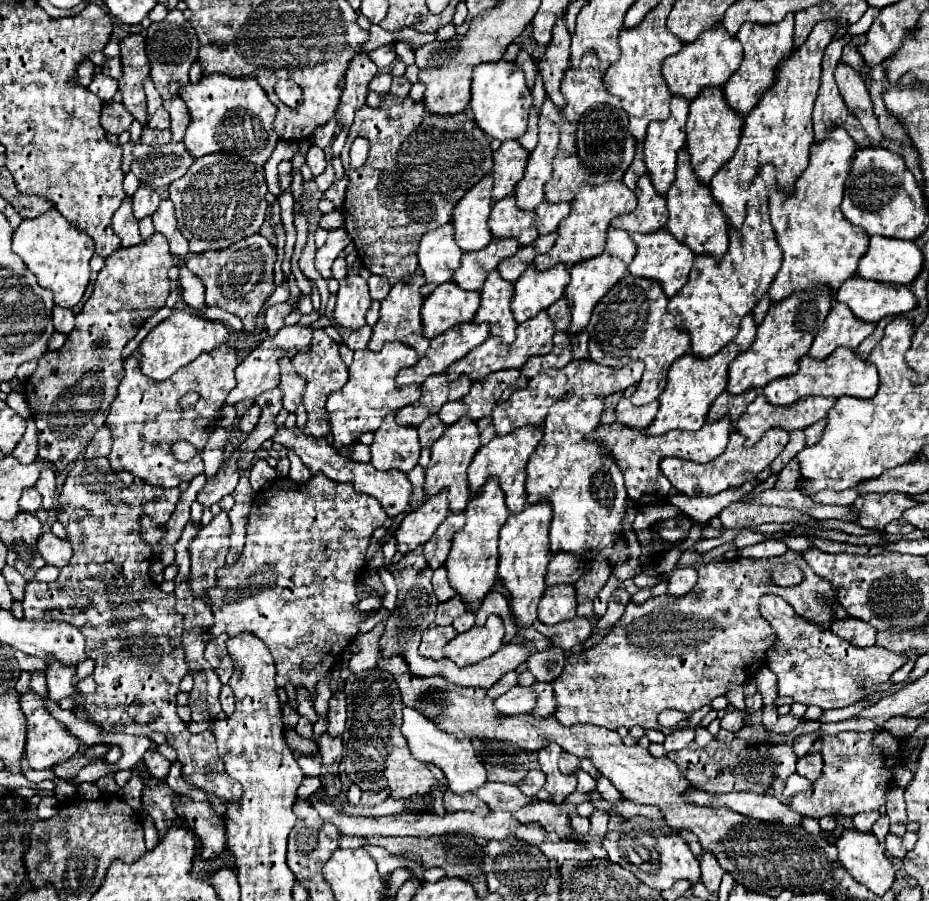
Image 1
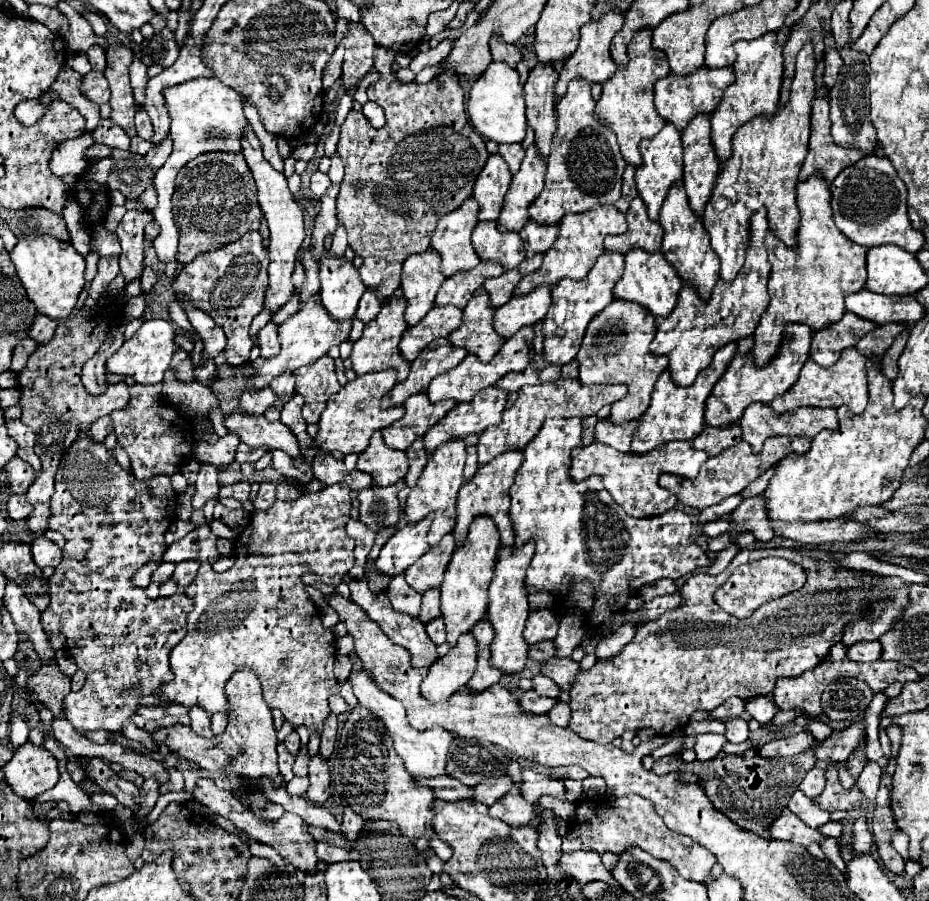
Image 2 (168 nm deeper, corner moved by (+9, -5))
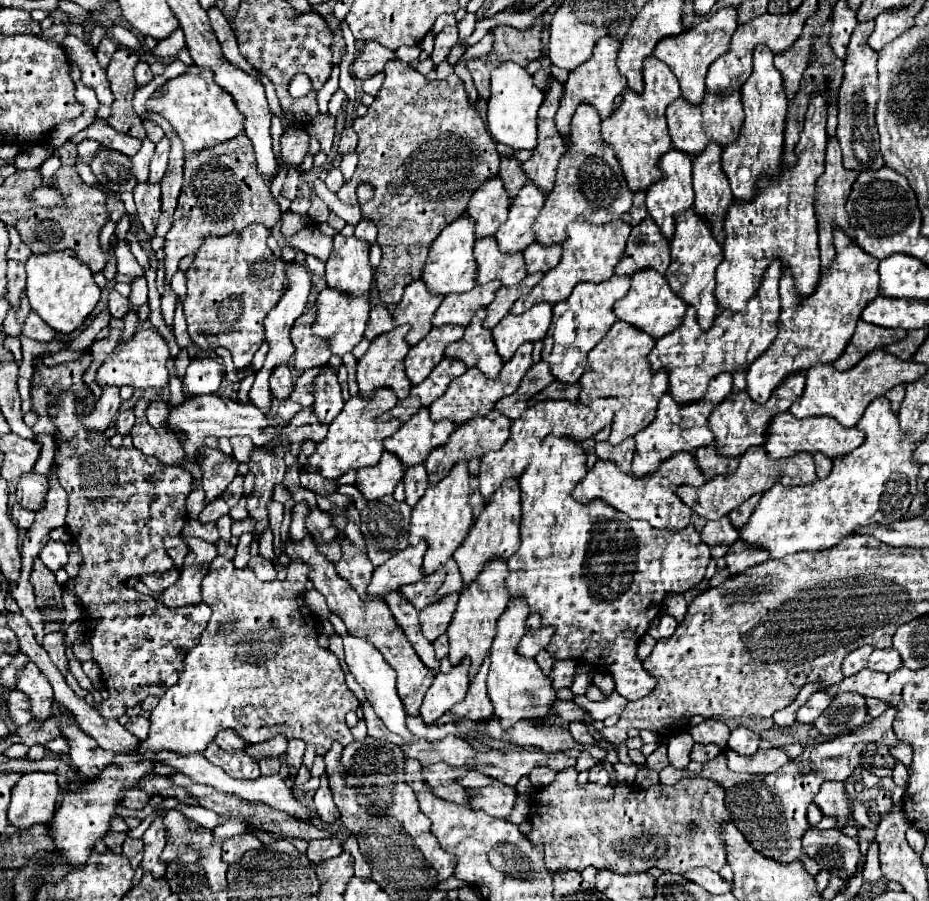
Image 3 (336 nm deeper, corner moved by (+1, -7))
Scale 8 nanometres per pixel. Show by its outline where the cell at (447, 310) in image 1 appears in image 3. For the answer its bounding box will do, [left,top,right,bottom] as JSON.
[405,325,465,385]

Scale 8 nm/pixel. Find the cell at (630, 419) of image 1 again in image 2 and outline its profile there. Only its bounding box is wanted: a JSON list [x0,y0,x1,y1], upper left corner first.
[593,419,637,453]

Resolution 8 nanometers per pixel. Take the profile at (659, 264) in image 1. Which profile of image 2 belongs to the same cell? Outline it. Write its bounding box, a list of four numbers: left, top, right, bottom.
[613,251,683,317]

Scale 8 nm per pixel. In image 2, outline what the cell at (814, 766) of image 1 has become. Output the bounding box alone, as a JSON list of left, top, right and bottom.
[799,767,825,799]

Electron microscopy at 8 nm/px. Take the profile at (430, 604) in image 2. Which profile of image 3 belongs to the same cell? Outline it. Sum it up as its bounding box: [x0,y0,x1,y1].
[419,593,459,641]

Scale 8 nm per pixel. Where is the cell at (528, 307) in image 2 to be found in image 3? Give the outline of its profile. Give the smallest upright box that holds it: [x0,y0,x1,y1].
[493,303,553,361]

